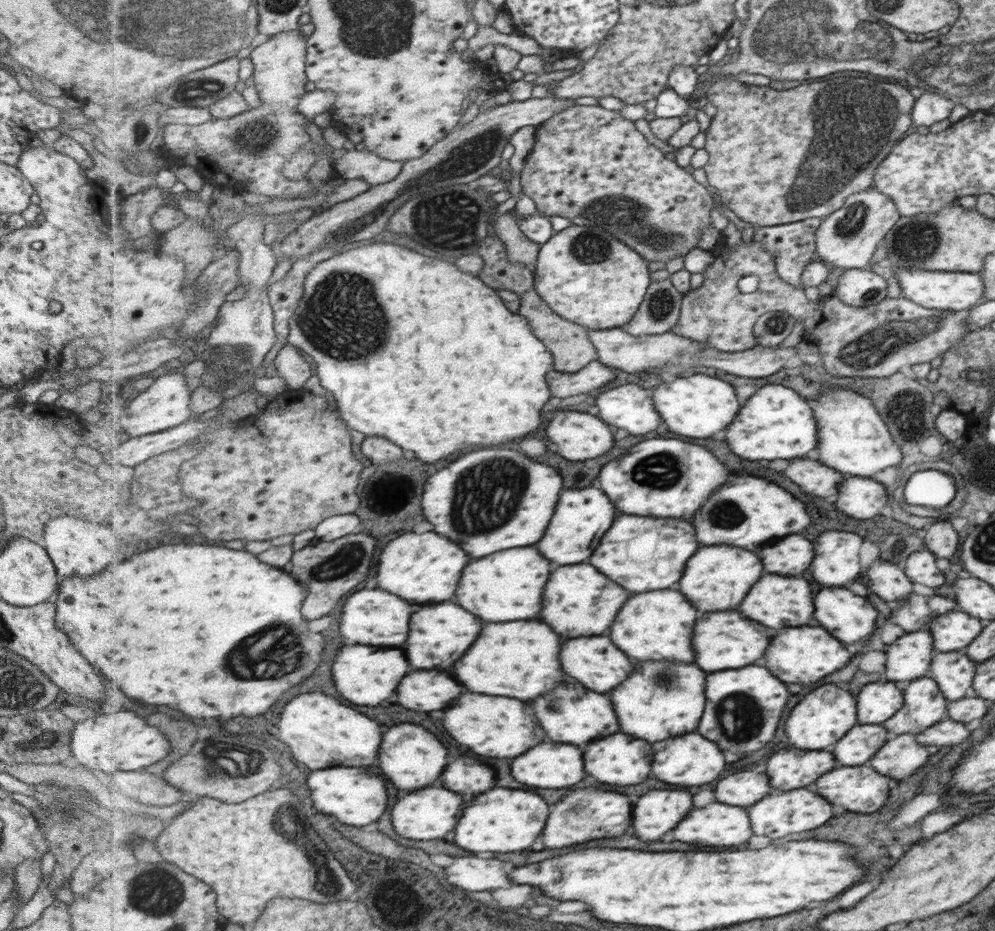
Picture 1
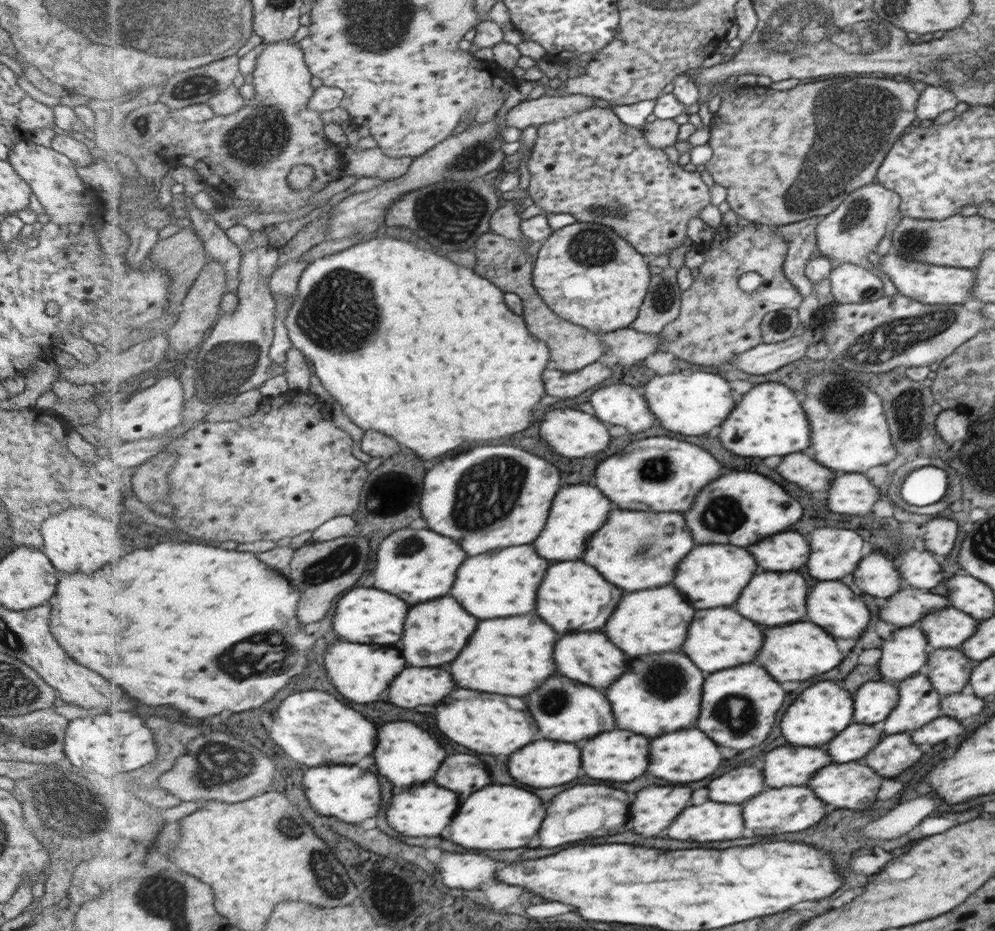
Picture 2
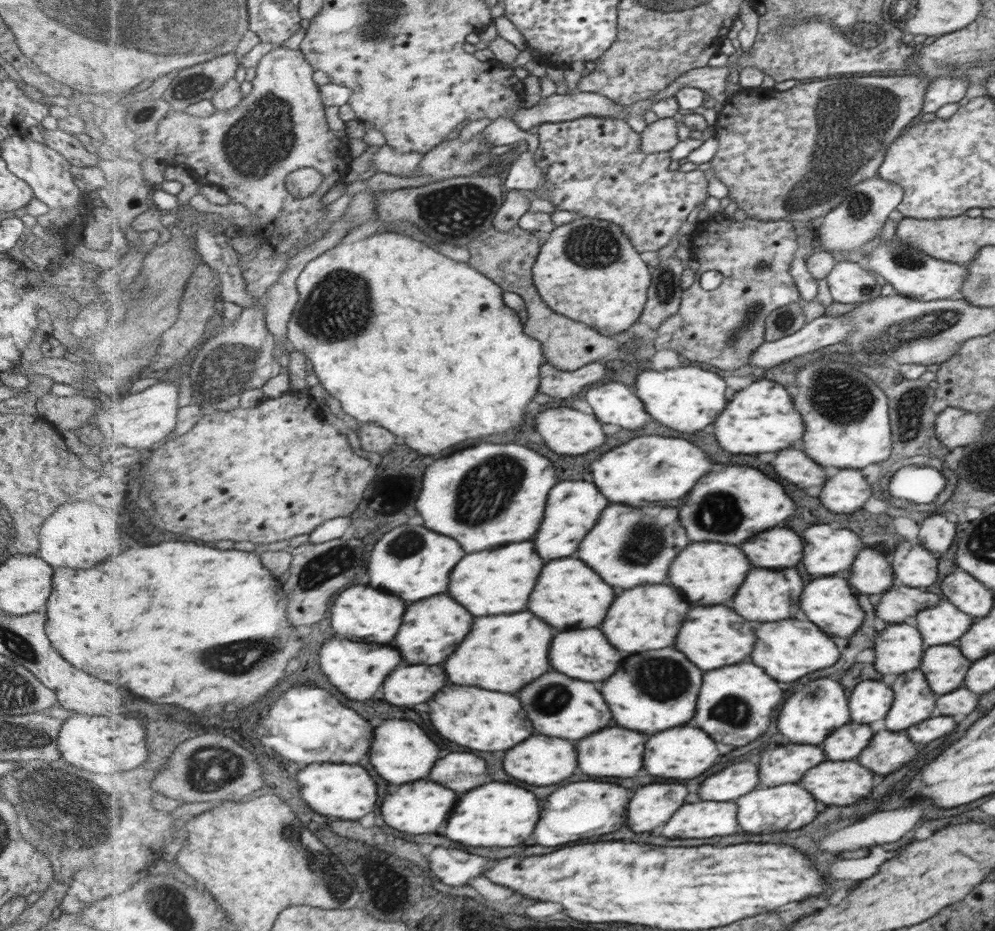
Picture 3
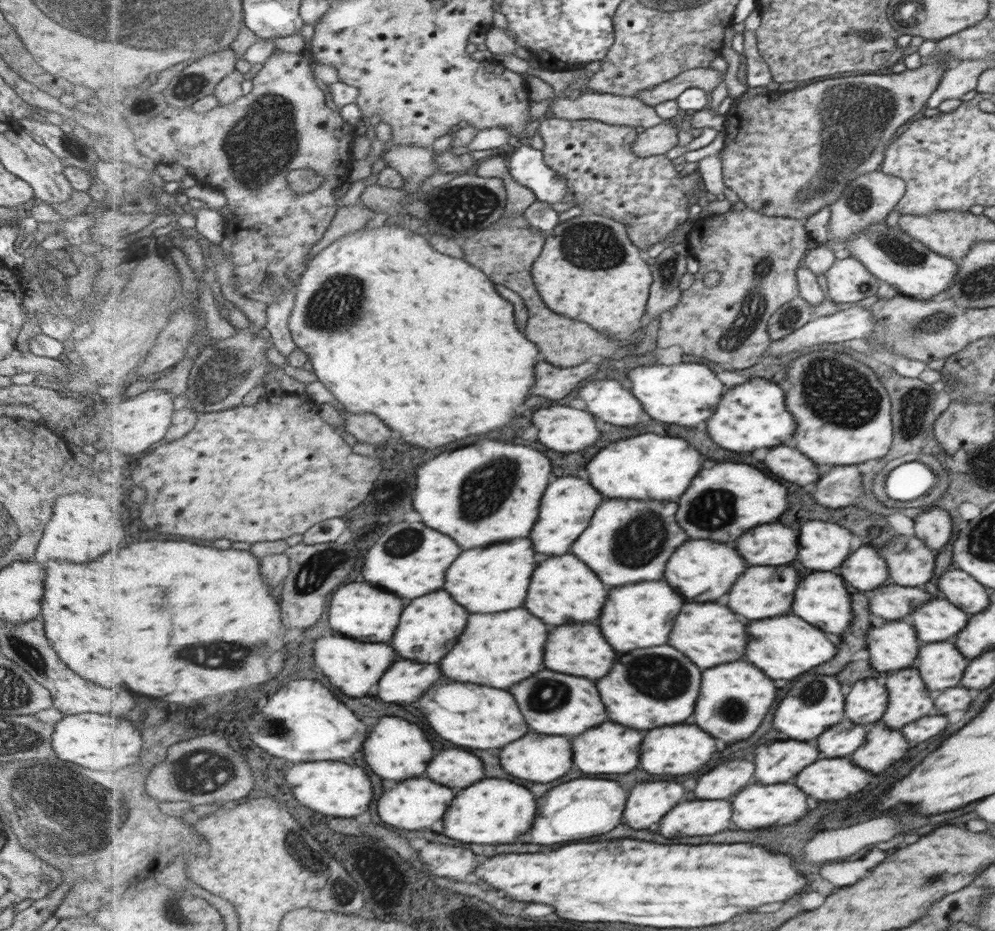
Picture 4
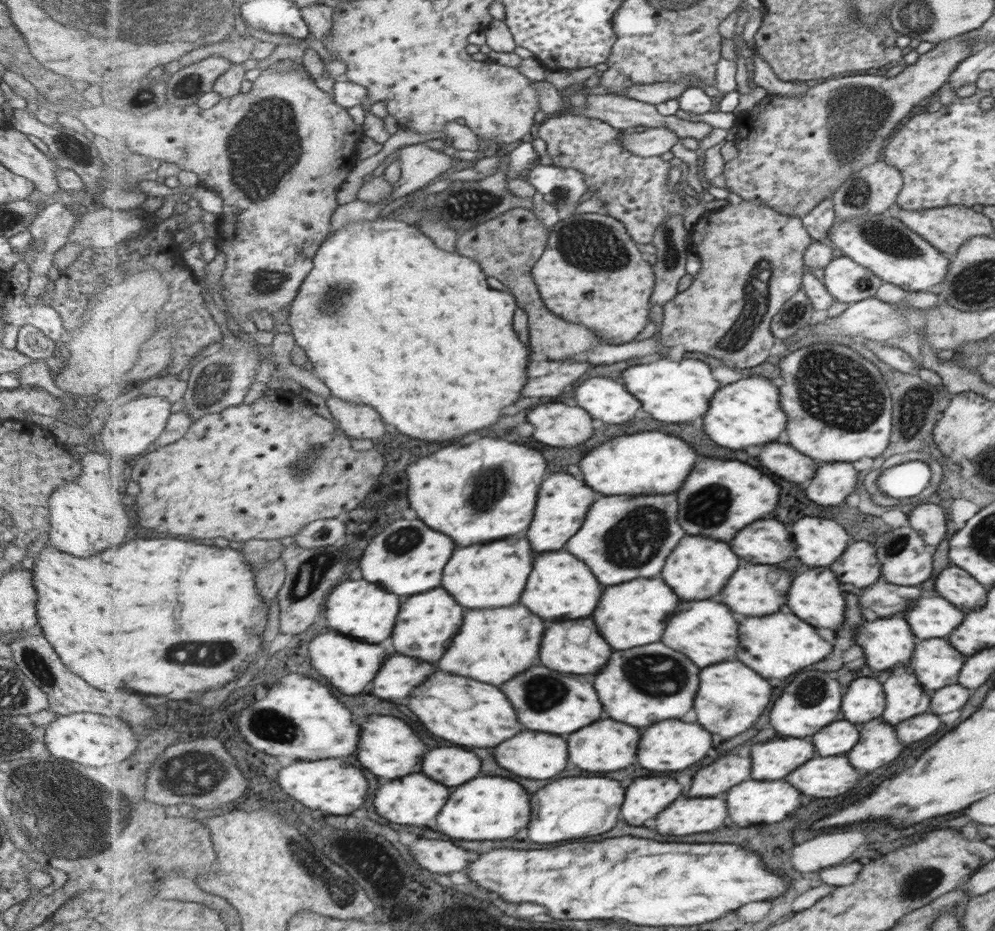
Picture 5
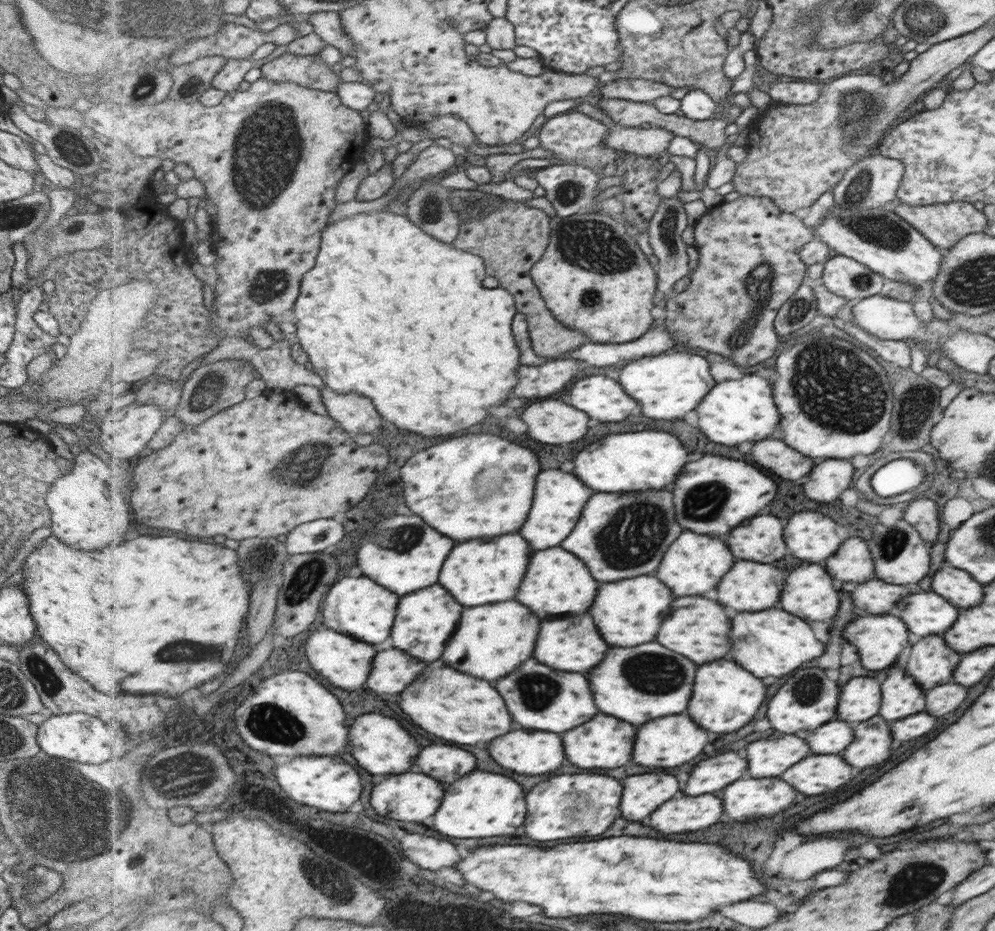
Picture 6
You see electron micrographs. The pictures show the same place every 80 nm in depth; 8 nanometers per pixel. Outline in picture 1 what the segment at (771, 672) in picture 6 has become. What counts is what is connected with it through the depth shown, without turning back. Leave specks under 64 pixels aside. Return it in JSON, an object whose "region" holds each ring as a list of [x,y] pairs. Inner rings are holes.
{"region":[[[797,626],[797,628],[789,628],[783,634],[777,634],[773,638],[773,646],[769,646],[769,654],[765,654],[765,666],[769,670],[773,670],[773,674],[777,674],[777,678],[781,678],[781,682],[789,682],[789,684],[813,684],[815,680],[823,678],[825,674],[831,674],[839,668],[843,668],[849,660],[847,650],[839,644],[839,640],[835,640],[833,636],[829,636],[823,628],[811,628],[811,626]]]}

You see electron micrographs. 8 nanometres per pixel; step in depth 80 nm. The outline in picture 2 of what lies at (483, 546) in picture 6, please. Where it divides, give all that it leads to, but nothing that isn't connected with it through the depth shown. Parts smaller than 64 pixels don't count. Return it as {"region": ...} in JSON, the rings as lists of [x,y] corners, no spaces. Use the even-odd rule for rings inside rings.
{"region":[[[511,546],[497,554],[483,554],[469,558],[461,566],[461,578],[453,586],[453,596],[477,618],[509,618],[531,614],[537,606],[537,590],[551,566],[549,560],[541,558],[535,546]]]}

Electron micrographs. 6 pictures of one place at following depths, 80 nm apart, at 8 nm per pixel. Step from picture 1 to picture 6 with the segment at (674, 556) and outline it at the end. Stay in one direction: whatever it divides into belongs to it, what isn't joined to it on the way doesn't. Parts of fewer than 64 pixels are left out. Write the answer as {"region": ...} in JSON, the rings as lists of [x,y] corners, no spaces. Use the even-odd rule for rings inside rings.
{"region":[[[665,488],[661,490],[649,490],[649,494],[595,494],[589,502],[589,510],[585,510],[585,518],[581,518],[581,526],[577,526],[577,530],[569,536],[569,542],[565,542],[565,550],[577,554],[587,566],[589,570],[593,570],[593,576],[601,582],[617,582],[617,580],[625,580],[625,578],[635,578],[635,576],[643,576],[643,574],[653,574],[657,572],[657,568],[661,566],[661,560],[663,556],[667,554],[669,546],[683,534],[683,528],[679,522],[677,522],[676,510],[675,510],[675,500],[673,500],[674,494],[671,489]]]}

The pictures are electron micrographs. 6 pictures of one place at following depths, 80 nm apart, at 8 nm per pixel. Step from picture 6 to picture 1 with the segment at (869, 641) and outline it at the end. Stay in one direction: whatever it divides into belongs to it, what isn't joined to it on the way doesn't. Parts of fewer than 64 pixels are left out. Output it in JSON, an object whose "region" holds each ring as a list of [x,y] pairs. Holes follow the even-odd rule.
{"region":[[[911,632],[897,638],[884,652],[885,678],[903,685],[923,676],[930,668],[931,636],[927,632]]]}

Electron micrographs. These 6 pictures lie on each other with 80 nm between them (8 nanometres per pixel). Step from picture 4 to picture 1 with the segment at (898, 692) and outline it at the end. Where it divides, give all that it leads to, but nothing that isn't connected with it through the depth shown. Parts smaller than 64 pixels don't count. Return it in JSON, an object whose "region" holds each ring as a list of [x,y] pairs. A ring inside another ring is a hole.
{"region":[[[930,676],[916,678],[899,685],[903,690],[904,702],[901,708],[891,717],[882,722],[887,732],[897,734],[919,734],[923,728],[943,720],[945,716],[945,700],[937,688],[936,681]]]}

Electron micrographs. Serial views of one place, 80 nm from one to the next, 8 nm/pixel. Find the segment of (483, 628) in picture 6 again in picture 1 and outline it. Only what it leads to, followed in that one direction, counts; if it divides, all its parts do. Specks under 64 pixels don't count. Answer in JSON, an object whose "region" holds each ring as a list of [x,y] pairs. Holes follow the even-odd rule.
{"region":[[[519,620],[519,622],[491,622],[481,632],[481,638],[473,644],[469,654],[457,662],[457,678],[479,694],[509,696],[521,700],[535,700],[549,690],[555,690],[565,680],[561,672],[561,638],[543,622]]]}

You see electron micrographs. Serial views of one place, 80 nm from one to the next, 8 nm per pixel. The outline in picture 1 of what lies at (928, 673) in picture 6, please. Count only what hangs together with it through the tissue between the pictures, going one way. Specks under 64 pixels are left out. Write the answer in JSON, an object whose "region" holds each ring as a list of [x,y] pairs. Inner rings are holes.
{"region":[[[947,652],[933,656],[929,676],[937,678],[936,685],[945,690],[945,698],[959,700],[967,694],[975,670],[975,662],[969,660],[964,652]]]}

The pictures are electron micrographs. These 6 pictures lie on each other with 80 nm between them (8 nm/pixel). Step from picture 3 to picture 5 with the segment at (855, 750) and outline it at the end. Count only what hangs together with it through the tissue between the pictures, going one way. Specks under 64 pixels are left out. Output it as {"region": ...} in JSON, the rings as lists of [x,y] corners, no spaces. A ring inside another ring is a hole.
{"region":[[[845,720],[833,722],[833,726],[825,726],[825,730],[813,734],[811,742],[817,746],[819,756],[835,756],[835,754],[845,754],[857,744],[859,732],[853,724]]]}

